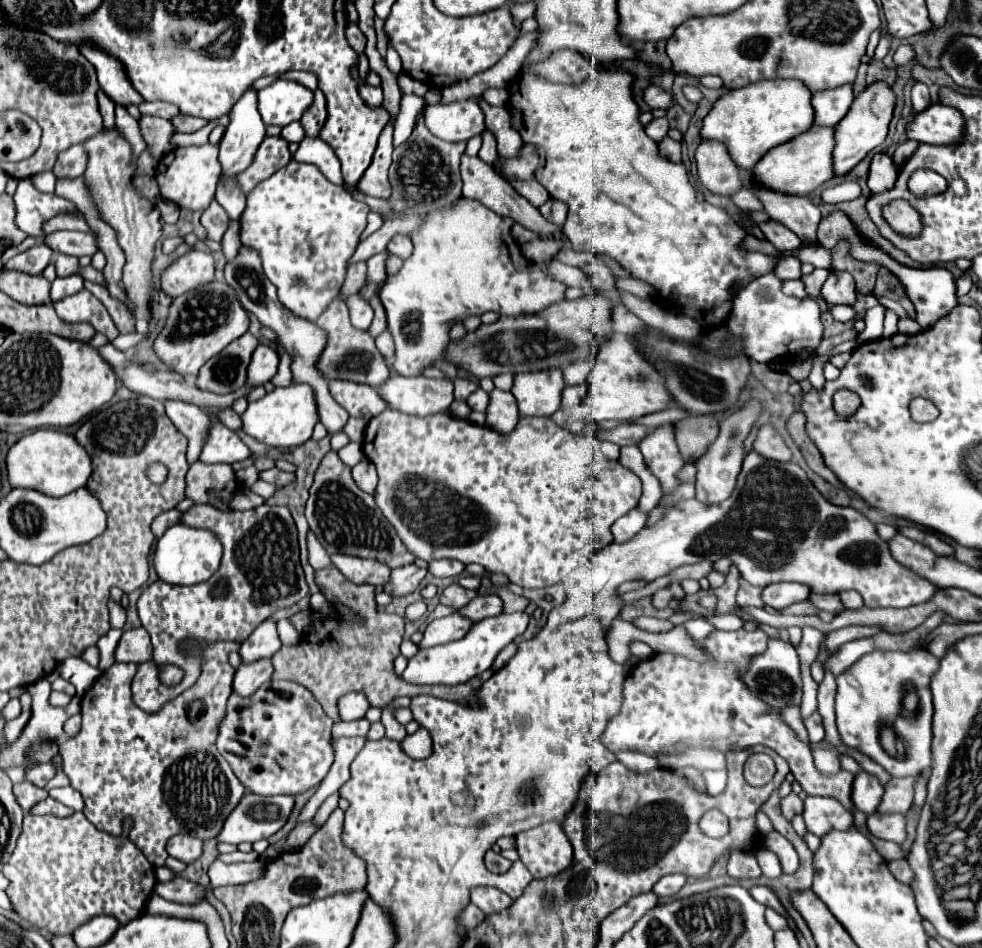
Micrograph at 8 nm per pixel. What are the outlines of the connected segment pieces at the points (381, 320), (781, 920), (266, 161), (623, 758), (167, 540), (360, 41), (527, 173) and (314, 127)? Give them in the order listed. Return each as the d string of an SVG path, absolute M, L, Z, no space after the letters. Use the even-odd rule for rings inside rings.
M379 284L377 286L377 292L371 296L371 306L373 306L373 310L375 310L375 318L373 318L373 324L371 324L371 328L369 328L369 332L371 332L371 336L375 338L375 336L379 336L383 330L387 330L387 314L385 314L385 308L383 308L383 304L381 304L381 300L379 300L379 290L381 290L381 286L383 284Z
M767 908L765 918L767 918L767 924L769 924L773 930L783 930L783 928L789 926L789 924L787 924L787 918L781 916L781 914L777 914L777 912L771 910L771 908Z
M267 136L263 140L257 156L253 158L251 166L239 174L239 178L237 178L239 188L245 194L251 192L259 182L269 178L279 168L287 166L292 158L293 155L290 153L289 144L286 140L281 136Z
M617 752L617 758L619 762L623 762L629 770L633 772L653 772L655 768L661 768L659 762L647 754L641 754L641 752Z
M177 524L177 526L171 526L163 534L163 538L157 540L153 564L155 564L159 580L169 584L189 586L189 584L199 584L211 578L213 572L219 568L221 554L223 554L223 546L215 532L207 528L191 528L187 524Z
M349 24L347 26L347 42L351 44L351 48L357 52L357 54L363 54L365 52L365 36L363 32L359 30L357 24Z
M523 146L519 158L513 158L513 160L503 160L501 158L501 168L503 168L503 174L507 178L531 180L533 172L539 168L539 164L543 164L543 160L539 158L535 148L531 148L531 146Z
M315 90L313 96L315 96L315 100L313 100L311 108L301 116L301 124L303 124L307 136L319 136L319 130L323 128L323 124L327 120L327 108L325 108L323 92Z

